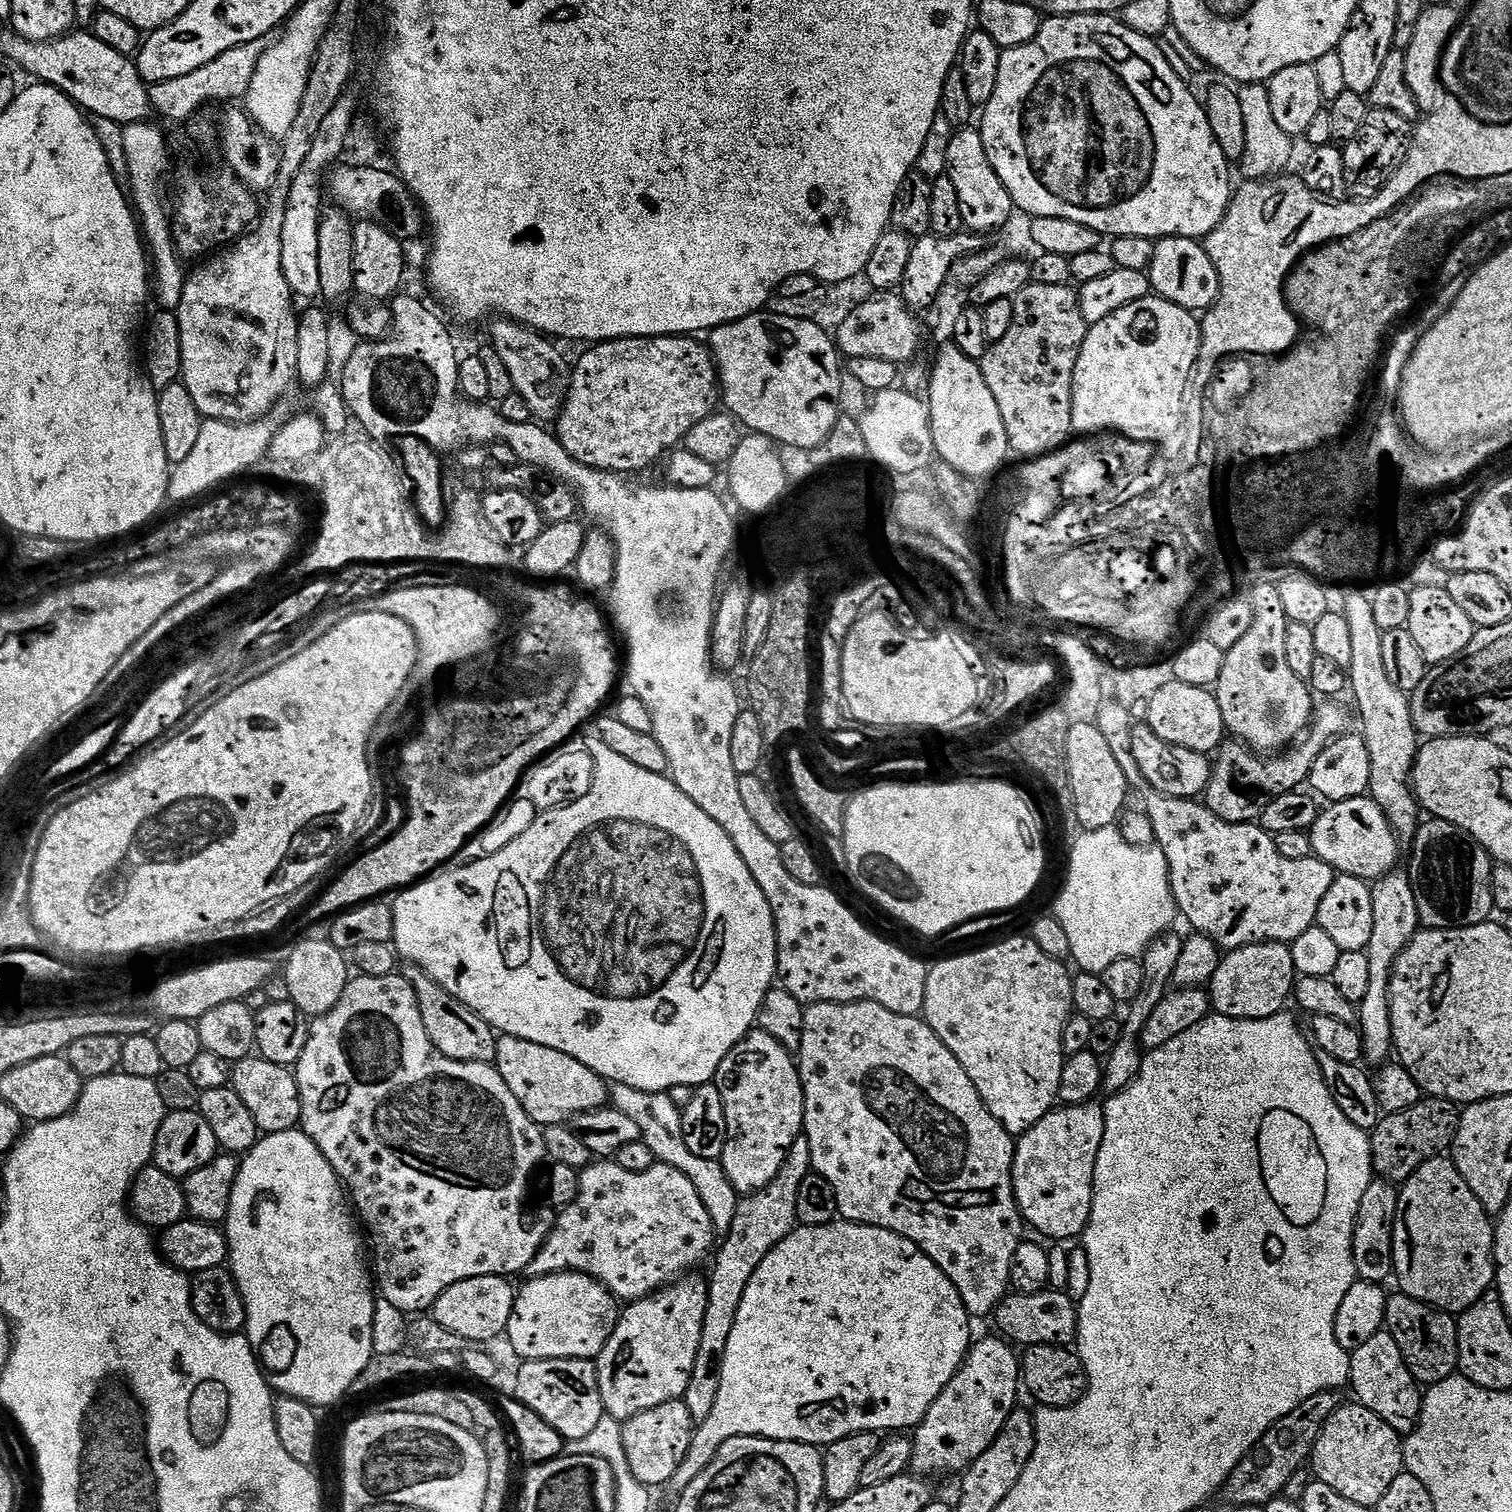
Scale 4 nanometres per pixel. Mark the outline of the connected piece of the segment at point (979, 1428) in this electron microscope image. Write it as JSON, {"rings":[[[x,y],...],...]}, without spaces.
{"rings":[[[988,1336],[971,1345],[960,1369],[915,1429],[913,1469],[929,1472],[932,1476],[939,1472],[963,1473],[1003,1432],[1009,1412],[1017,1407],[1016,1387],[1019,1389],[1022,1384],[1022,1364],[1007,1348],[1009,1345],[996,1336]]]}

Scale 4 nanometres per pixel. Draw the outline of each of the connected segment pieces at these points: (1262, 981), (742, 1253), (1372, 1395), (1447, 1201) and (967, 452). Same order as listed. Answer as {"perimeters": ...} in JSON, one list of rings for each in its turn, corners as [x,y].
{"perimeters":[[[[1247,944],[1245,948],[1229,951],[1219,961],[1210,981],[1210,1008],[1217,1016],[1235,1020],[1257,1020],[1279,1016],[1285,1011],[1284,1003],[1294,992],[1294,981],[1298,973],[1292,964],[1292,949],[1287,944]]],[[[797,1138],[788,1151],[788,1159],[768,1187],[761,1192],[751,1193],[741,1199],[736,1206],[736,1216],[731,1228],[727,1229],[728,1241],[715,1253],[716,1265],[712,1268],[712,1281],[708,1284],[706,1314],[702,1342],[698,1346],[696,1365],[692,1371],[692,1381],[688,1384],[686,1403],[693,1421],[706,1420],[714,1406],[716,1389],[714,1387],[714,1361],[723,1352],[726,1338],[730,1338],[730,1326],[734,1326],[734,1314],[738,1314],[738,1302],[742,1302],[742,1294],[746,1290],[746,1282],[754,1274],[754,1270],[785,1238],[797,1227],[796,1195],[800,1184],[809,1175],[812,1155],[808,1149],[807,1139]]],[[[1381,1330],[1374,1334],[1374,1338],[1370,1338],[1370,1342],[1362,1342],[1362,1346],[1351,1349],[1350,1355],[1350,1388],[1356,1391],[1355,1399],[1381,1416],[1397,1434],[1411,1433],[1420,1419],[1422,1392],[1402,1358],[1402,1350],[1398,1350],[1398,1342],[1394,1342],[1387,1330]]],[[[1433,1158],[1403,1181],[1396,1207],[1396,1225],[1392,1231],[1392,1271],[1403,1295],[1431,1304],[1433,1308],[1459,1314],[1472,1307],[1494,1284],[1494,1224],[1482,1202],[1448,1158]]],[[[949,344],[948,347],[944,346],[939,351],[939,357],[935,361],[932,371],[934,374],[931,391],[932,402],[929,404],[929,408],[937,459],[950,466],[951,471],[957,475],[962,470],[982,472],[988,466],[997,466],[1002,470],[1006,464],[1005,458],[1010,454],[1007,434],[996,399],[983,376],[982,366],[973,357],[965,355],[955,345]]]]}

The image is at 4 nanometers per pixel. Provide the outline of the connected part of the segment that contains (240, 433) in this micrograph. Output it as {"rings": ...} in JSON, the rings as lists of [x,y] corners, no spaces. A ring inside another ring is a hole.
{"rings":[[[265,416],[249,424],[233,424],[212,420],[207,423],[204,434],[197,442],[190,456],[173,465],[168,479],[169,503],[185,504],[204,496],[220,484],[232,479],[254,464],[260,464],[268,455],[268,450],[280,427],[279,421]]]}

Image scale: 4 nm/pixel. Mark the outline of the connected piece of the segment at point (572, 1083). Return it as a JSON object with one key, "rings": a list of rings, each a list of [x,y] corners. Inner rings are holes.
{"rings":[[[501,1035],[496,1042],[494,1067],[502,1074],[528,1117],[541,1126],[559,1124],[573,1114],[594,1112],[607,1105],[604,1103],[608,1100],[609,1081],[558,1050]]]}

